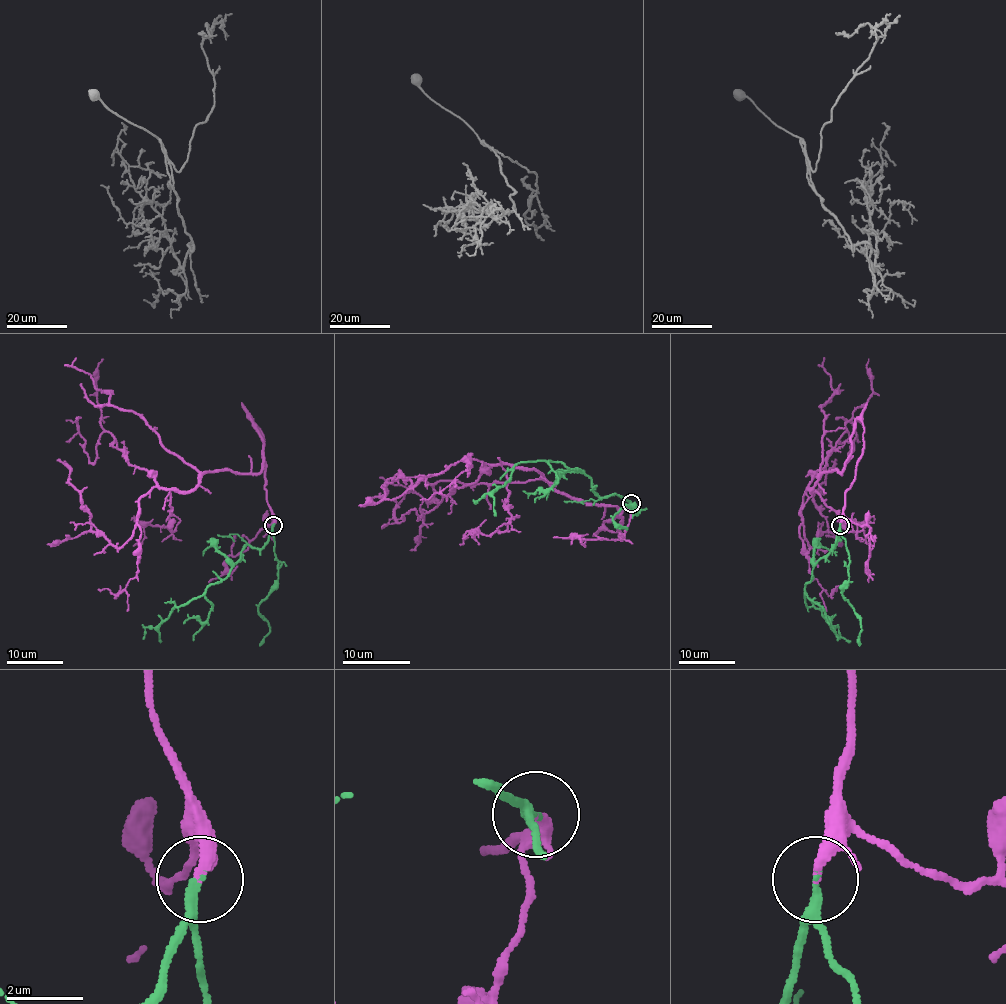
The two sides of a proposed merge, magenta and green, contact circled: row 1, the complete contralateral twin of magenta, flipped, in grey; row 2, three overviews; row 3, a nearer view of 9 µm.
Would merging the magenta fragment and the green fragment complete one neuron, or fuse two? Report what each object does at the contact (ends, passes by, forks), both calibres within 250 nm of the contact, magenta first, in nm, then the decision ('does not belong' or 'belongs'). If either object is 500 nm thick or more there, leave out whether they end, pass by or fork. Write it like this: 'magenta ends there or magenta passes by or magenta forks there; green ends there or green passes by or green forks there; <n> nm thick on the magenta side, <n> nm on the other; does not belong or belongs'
magenta ends there; green passes by; 240 nm thick on the magenta side, 180 nm on the other; belongs

